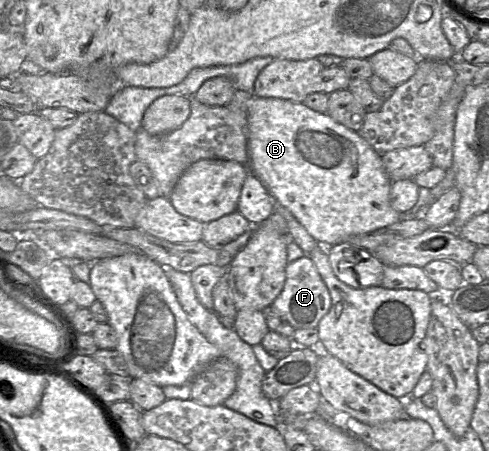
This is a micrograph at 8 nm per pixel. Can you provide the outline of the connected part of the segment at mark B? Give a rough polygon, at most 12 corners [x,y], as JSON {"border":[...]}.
{"border":[[252,95],[249,173],[319,244],[402,220],[382,154]]}

